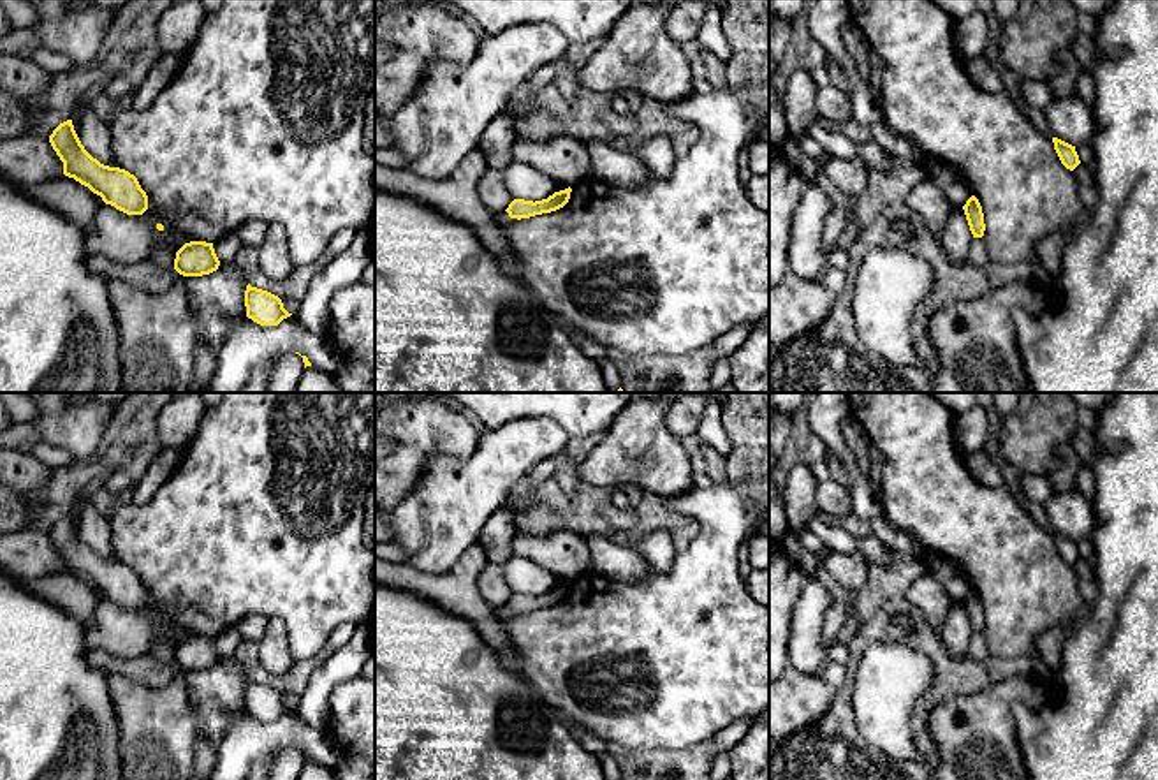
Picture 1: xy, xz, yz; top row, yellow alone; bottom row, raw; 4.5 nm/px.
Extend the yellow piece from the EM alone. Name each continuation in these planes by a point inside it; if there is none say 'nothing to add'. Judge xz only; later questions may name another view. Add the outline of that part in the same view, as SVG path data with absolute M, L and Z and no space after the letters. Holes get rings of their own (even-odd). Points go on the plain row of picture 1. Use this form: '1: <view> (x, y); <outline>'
nothing to add

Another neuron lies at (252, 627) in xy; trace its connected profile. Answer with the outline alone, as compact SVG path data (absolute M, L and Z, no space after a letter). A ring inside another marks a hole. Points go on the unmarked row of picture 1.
M250 614L239 620L234 629L243 639L260 643L268 627L268 620L269 618L262 614Z

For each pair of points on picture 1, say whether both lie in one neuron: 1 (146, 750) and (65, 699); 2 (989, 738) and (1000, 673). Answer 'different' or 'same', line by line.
1: different
2: different

